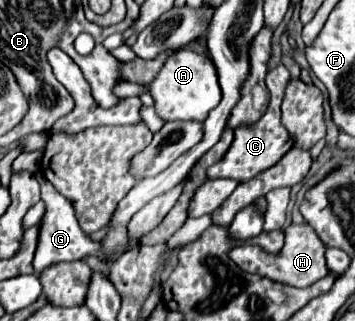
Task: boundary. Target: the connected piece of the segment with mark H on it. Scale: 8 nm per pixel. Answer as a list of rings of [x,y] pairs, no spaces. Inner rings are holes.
[[[291,224],[285,230],[285,246],[277,256],[271,256],[267,252],[263,252],[257,246],[237,246],[231,250],[231,260],[241,266],[247,272],[257,272],[261,276],[267,276],[271,280],[277,280],[281,284],[289,284],[289,286],[297,286],[297,288],[305,288],[311,286],[313,282],[317,282],[319,278],[327,276],[327,264],[325,264],[325,244],[319,240],[319,236],[315,234],[315,230],[309,224]]]

